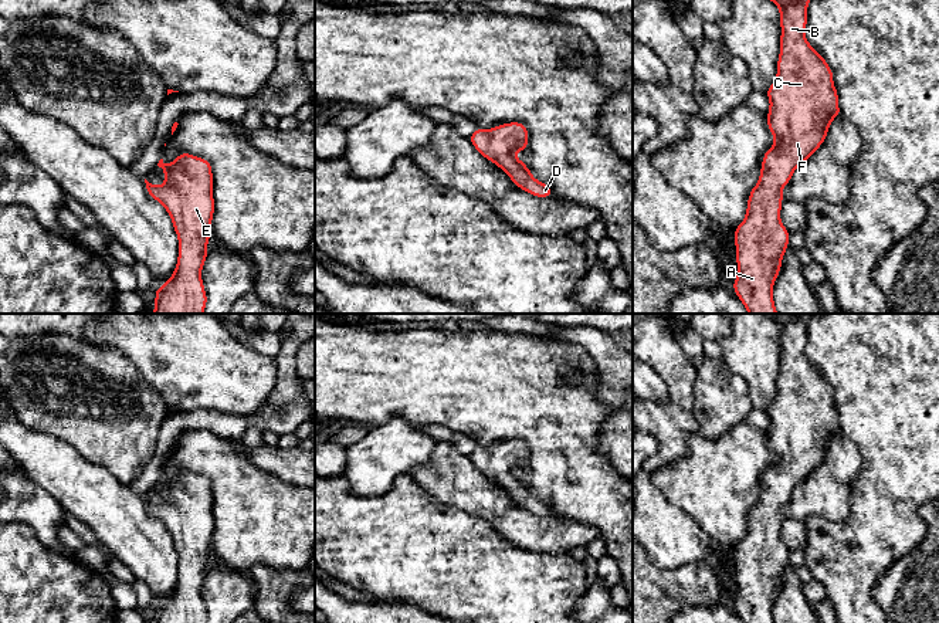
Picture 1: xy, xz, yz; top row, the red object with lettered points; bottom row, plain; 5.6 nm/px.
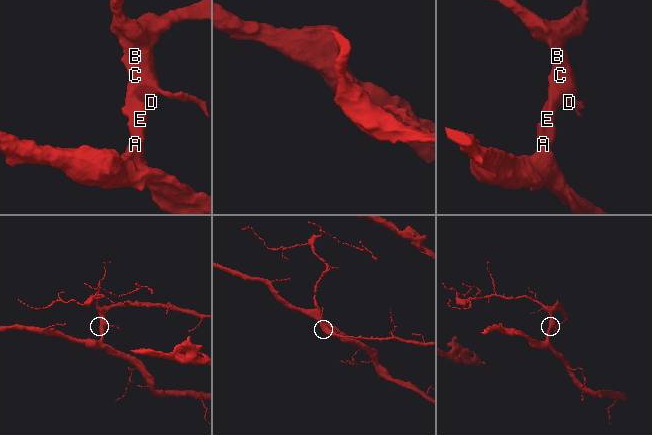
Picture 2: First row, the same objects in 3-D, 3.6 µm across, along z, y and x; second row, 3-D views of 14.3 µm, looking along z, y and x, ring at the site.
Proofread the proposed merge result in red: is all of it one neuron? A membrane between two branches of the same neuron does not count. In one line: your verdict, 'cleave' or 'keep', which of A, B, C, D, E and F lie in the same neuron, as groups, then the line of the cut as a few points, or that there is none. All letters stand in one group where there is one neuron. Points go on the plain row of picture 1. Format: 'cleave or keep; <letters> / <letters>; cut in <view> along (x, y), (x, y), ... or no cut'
keep; A B C D E F; no cut

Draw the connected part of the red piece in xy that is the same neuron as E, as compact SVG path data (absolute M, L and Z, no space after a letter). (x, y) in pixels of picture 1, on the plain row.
M180 471L172 481L157 481L166 500L155 504L145 497L148 511L163 522L179 556L173 593L155 610L155 623L206 623L201 586L209 572L214 531L211 481Z

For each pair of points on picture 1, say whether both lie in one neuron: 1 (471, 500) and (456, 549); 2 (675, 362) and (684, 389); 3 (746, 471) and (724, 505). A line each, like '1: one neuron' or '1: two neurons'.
1: two neurons
2: one neuron
3: one neuron

